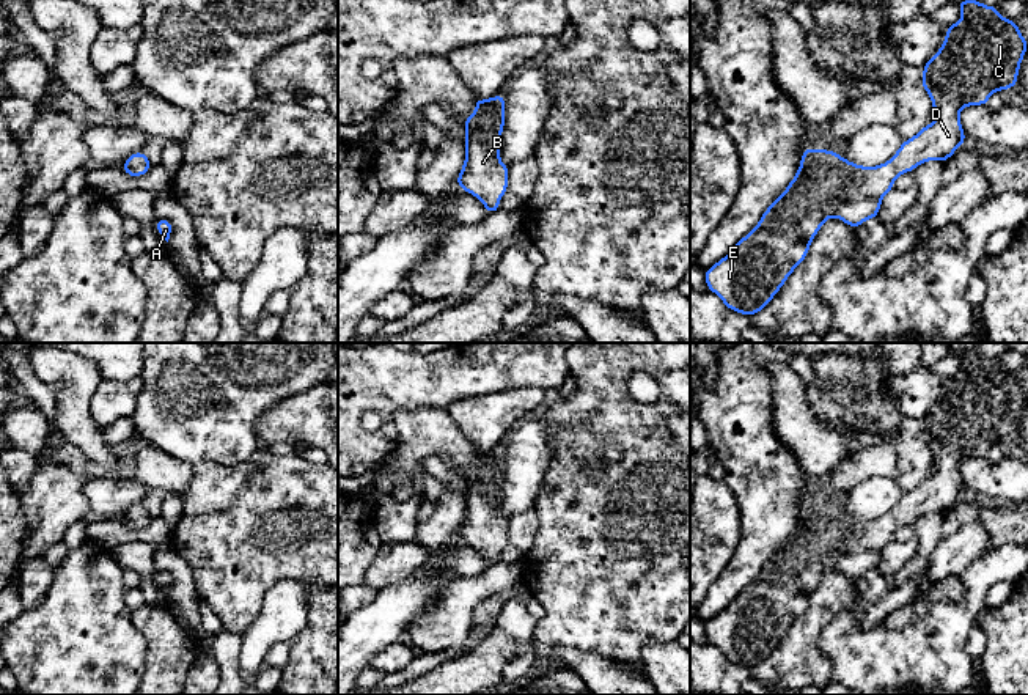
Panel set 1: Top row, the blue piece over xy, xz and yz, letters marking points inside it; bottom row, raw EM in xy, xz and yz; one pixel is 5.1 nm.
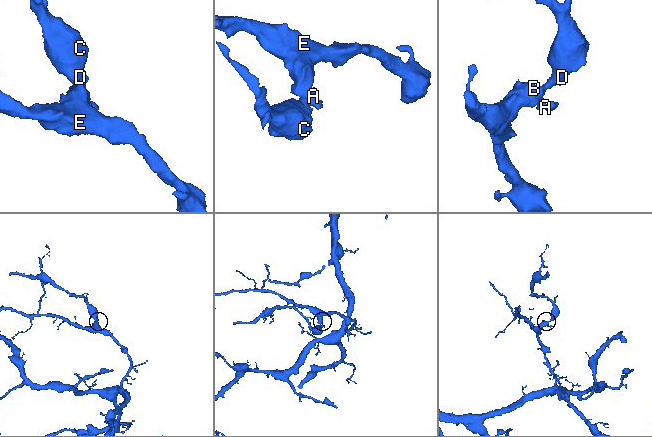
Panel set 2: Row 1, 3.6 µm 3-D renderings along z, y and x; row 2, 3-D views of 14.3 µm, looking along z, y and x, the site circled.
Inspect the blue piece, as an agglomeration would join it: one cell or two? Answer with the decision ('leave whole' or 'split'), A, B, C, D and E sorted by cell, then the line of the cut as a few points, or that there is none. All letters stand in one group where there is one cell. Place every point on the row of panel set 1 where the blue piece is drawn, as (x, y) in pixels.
leave whole | A B C D E | no cut

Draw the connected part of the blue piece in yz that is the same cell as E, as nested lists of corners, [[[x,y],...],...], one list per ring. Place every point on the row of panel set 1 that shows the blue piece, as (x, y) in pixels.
[[[960,0],[957,6],[962,11],[962,19],[946,27],[943,46],[923,66],[923,83],[920,86],[929,93],[937,120],[932,124],[926,124],[910,140],[904,140],[898,153],[888,162],[877,167],[852,164],[835,151],[805,148],[800,168],[788,184],[784,193],[765,209],[759,223],[742,237],[725,258],[704,270],[709,291],[715,292],[731,311],[753,318],[759,310],[765,308],[794,269],[806,258],[811,241],[828,217],[838,217],[854,230],[868,219],[877,219],[882,198],[893,189],[894,179],[901,173],[913,171],[926,160],[946,162],[954,151],[967,142],[959,120],[960,108],[987,105],[995,90],[1003,91],[1017,86],[1019,68],[1028,50],[1028,42],[1023,39],[1017,22],[1001,17],[998,14],[998,5],[986,6],[978,0]]]

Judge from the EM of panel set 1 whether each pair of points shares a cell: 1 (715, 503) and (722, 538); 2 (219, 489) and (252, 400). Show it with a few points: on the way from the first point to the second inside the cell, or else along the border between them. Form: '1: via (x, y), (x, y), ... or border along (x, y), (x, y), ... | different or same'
1: via (715, 511), (715, 530) | same
2: border along (260, 448), (236, 464), (209, 461), (192, 464) | different

